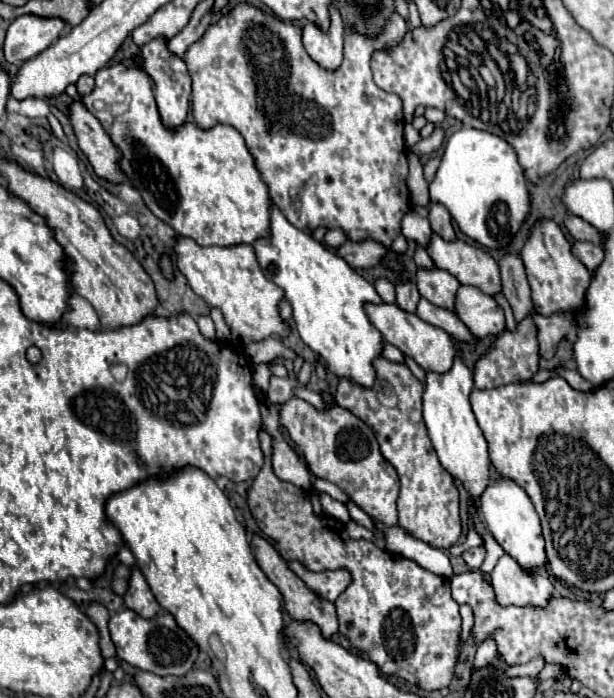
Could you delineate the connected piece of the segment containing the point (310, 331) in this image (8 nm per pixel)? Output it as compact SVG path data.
M272 205L270 221L272 235L258 239L254 251L262 273L284 289L284 297L294 309L294 321L302 341L324 359L328 371L338 379L348 379L354 385L370 389L376 381L372 363L382 355L384 335L368 319L366 303L380 305L380 295L374 285L350 269L332 249L288 223L276 205Z

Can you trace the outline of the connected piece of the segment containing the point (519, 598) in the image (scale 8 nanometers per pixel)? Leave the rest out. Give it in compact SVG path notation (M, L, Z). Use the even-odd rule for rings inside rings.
M506 553L498 559L490 579L496 603L500 607L548 607L550 599L554 597L554 585L550 583L548 575L524 573L520 565Z

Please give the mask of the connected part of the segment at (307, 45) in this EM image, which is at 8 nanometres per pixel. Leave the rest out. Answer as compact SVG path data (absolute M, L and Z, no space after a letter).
M332 7L330 29L328 33L320 31L316 25L306 23L302 31L302 43L306 53L324 69L336 71L342 65L342 47L344 47L344 23L336 7Z

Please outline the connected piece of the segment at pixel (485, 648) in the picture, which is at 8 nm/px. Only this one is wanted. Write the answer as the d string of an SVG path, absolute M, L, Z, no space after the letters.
M488 635L488 637L480 643L480 647L478 647L478 651L476 651L474 667L482 667L482 665L488 665L488 663L492 663L492 661L496 661L496 641L494 641L492 635Z

